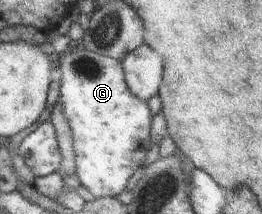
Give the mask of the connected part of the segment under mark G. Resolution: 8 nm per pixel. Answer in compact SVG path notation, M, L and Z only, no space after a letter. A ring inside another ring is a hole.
M80 45L61 55L59 104L69 119L75 149L75 171L81 185L95 198L116 198L128 185L128 179L142 165L150 147L150 111L143 99L137 98L127 85L123 64L105 54L89 52Z

